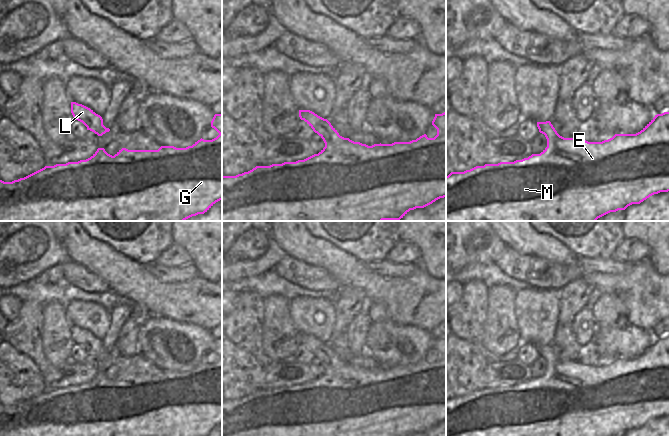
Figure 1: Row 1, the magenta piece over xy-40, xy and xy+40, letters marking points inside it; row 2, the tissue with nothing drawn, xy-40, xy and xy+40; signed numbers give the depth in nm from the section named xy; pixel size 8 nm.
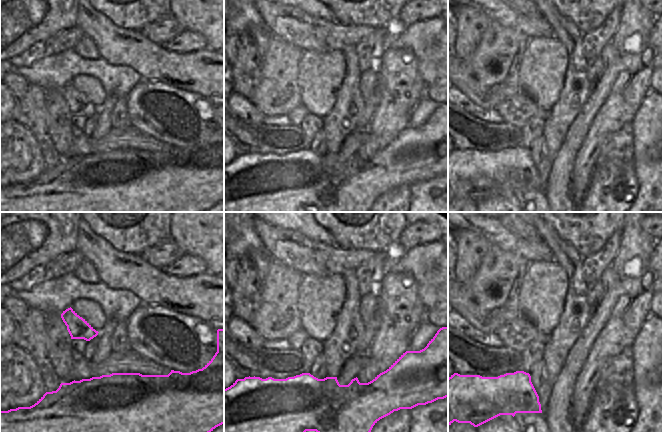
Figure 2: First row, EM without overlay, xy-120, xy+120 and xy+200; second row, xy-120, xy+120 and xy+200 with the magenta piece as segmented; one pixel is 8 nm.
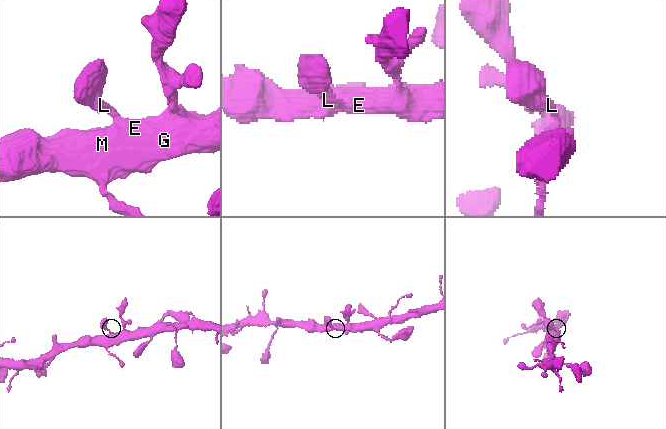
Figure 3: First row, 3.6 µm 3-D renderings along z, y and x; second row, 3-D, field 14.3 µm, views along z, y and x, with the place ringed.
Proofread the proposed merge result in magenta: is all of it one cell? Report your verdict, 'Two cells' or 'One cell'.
One cell.

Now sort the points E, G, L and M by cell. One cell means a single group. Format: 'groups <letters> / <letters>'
groups E G L M

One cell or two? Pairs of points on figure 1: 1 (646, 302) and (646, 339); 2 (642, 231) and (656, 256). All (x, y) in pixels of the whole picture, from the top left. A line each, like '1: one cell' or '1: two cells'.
1: two cells
2: one cell

